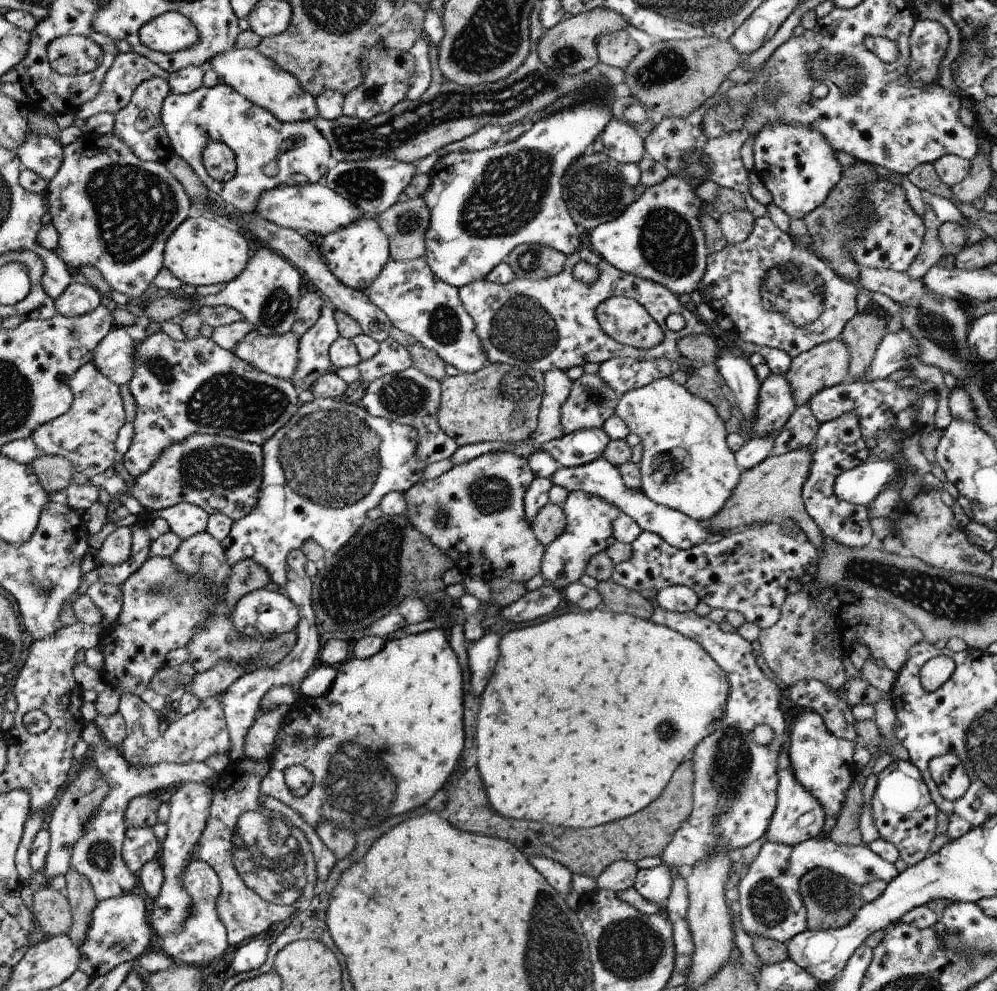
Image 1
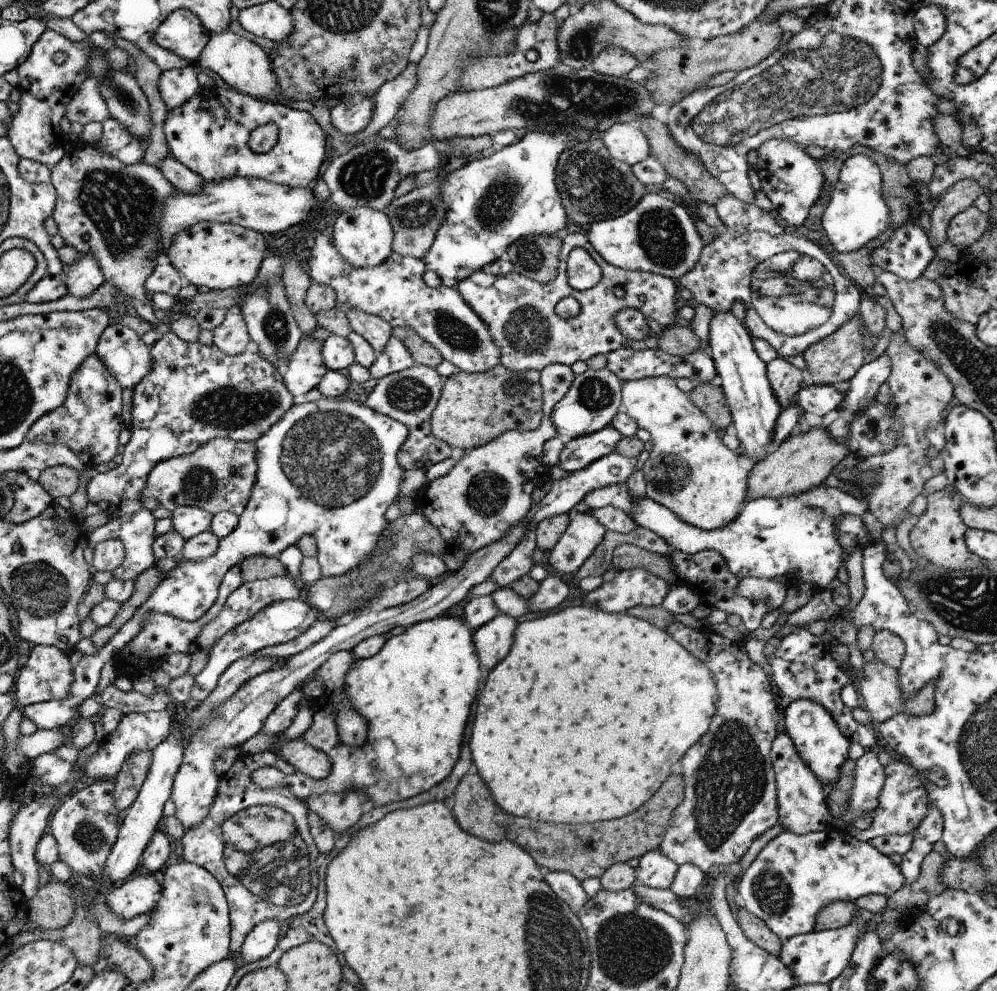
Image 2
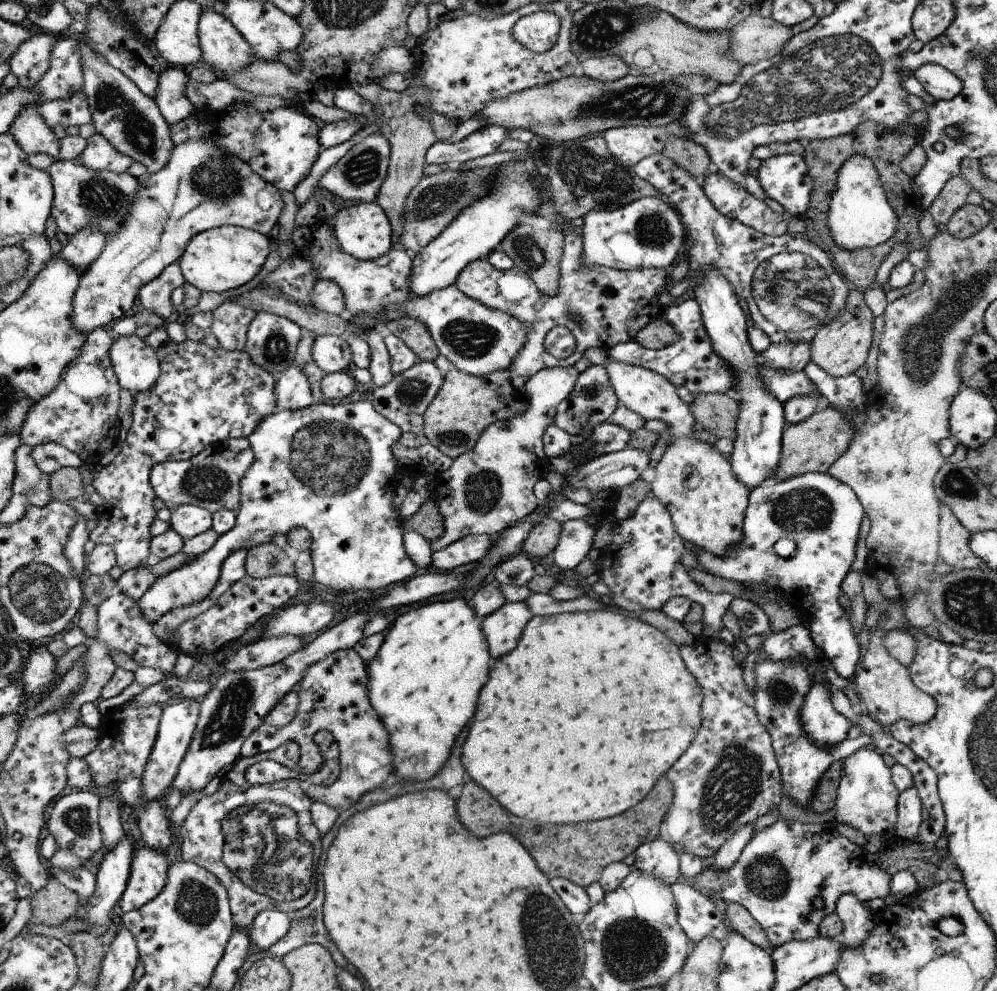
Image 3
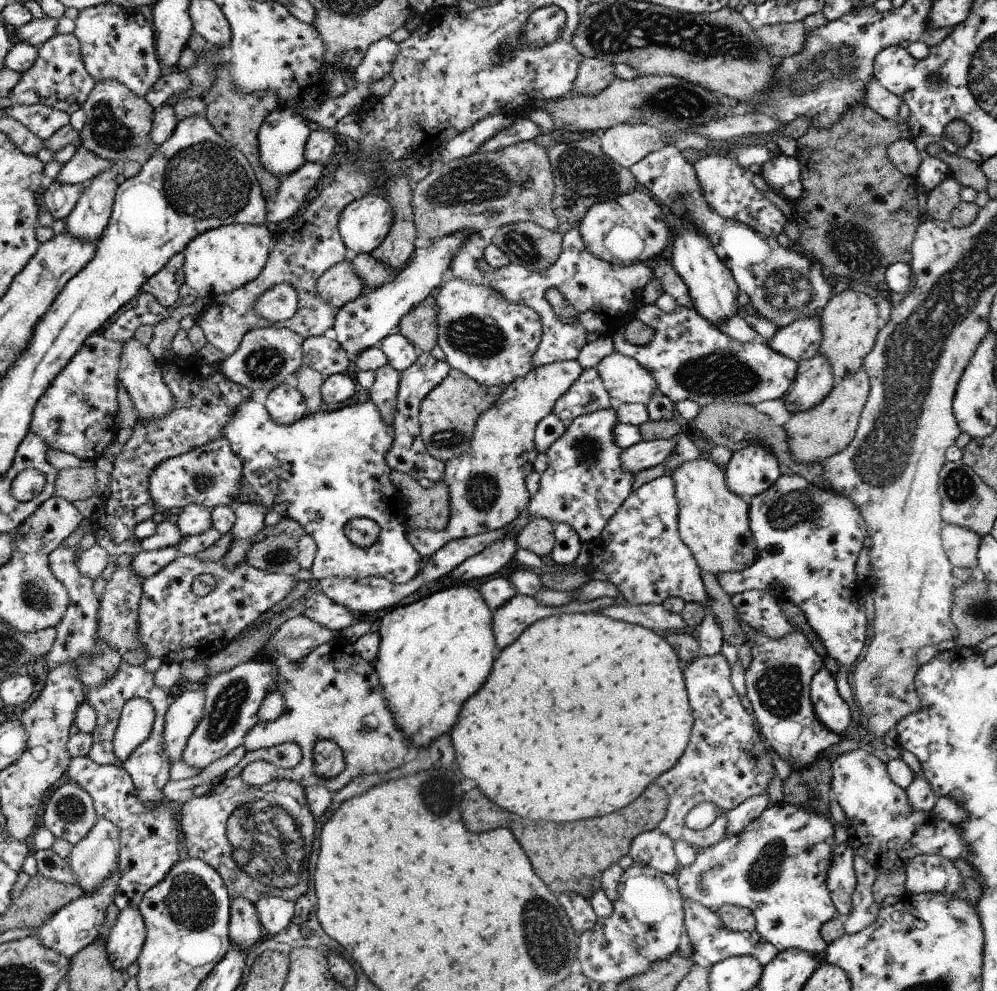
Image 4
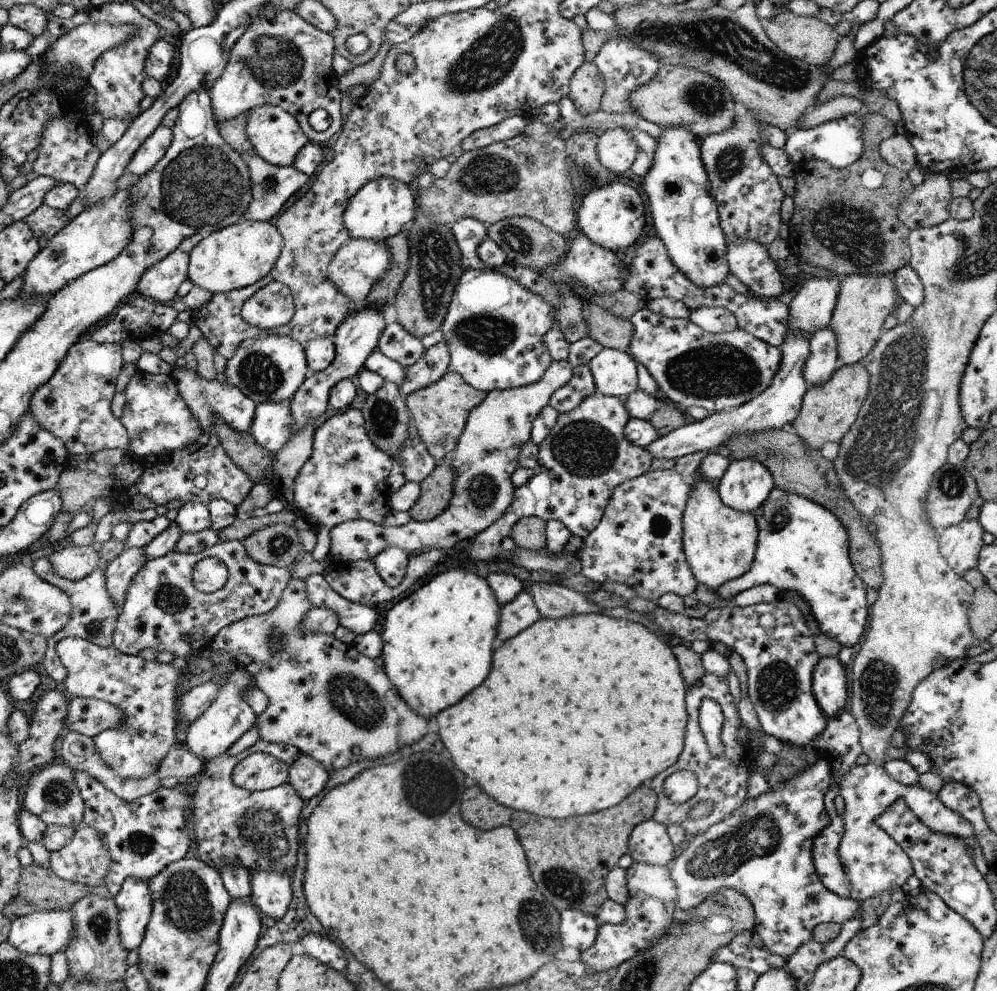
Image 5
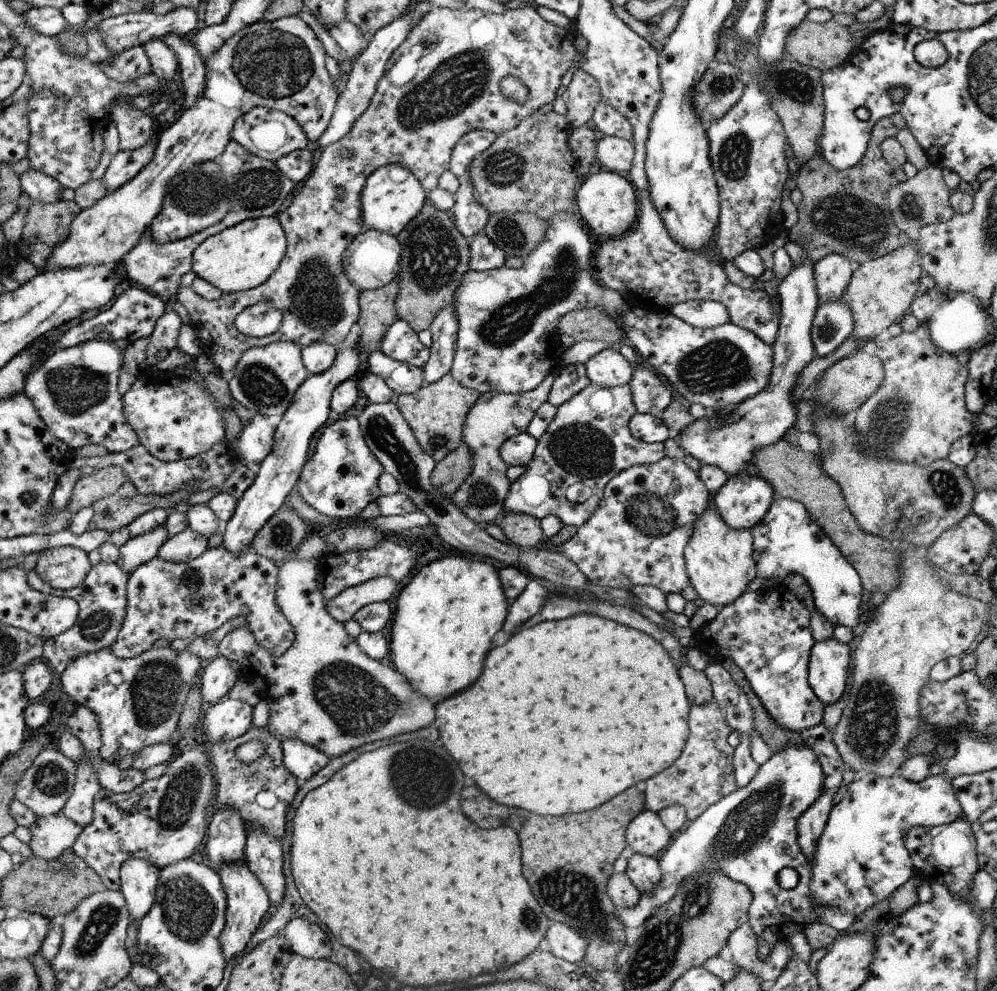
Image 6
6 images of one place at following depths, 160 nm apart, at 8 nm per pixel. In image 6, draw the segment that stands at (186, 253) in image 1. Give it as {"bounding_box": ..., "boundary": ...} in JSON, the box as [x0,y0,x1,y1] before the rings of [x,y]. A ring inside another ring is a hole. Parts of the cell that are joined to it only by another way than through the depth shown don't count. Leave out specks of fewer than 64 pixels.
{"bounding_box":[192,216,287,293],"boundary":[[[276,216],[246,219],[199,244],[192,253],[192,270],[198,278],[210,282],[223,293],[245,291],[266,282],[286,254],[287,238]]]}

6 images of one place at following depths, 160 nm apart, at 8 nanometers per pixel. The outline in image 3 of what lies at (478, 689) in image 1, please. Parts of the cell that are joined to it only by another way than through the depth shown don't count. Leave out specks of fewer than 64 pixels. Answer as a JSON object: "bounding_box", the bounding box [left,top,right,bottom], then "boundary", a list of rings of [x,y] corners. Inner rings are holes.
{"bounding_box":[482,602,534,658],"boundary":[[[506,602],[495,613],[483,618],[482,629],[492,653],[492,658],[511,653],[519,644],[523,630],[534,615],[526,602]]]}

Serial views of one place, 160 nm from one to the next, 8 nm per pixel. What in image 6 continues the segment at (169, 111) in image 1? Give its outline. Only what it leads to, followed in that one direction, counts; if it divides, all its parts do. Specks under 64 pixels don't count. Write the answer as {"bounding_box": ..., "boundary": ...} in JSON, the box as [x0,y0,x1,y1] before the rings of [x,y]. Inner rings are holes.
{"bounding_box":[231,107,312,161],"boundary":[[[256,107],[249,110],[235,122],[231,138],[240,143],[247,151],[269,161],[278,161],[295,150],[302,150],[312,146],[306,131],[300,122],[292,115],[268,107]]]}

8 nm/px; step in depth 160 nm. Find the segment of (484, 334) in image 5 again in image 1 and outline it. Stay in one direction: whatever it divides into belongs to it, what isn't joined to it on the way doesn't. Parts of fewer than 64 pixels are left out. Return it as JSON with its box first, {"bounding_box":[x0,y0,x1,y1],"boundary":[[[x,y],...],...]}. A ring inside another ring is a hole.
{"bounding_box":[364,256,489,373],"boundary":[[[424,256],[411,261],[391,259],[384,265],[376,280],[364,292],[378,308],[381,308],[388,315],[394,327],[419,339],[428,350],[436,351],[436,354],[439,354],[444,362],[452,364],[461,373],[478,372],[489,363],[482,340],[476,332],[476,322],[468,314],[459,297],[459,288],[444,282],[443,279],[434,274],[431,265]]]}

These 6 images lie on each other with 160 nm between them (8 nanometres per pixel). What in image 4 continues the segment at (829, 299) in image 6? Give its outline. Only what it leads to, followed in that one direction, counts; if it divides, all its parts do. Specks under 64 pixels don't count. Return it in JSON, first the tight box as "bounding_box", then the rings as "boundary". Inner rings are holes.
{"bounding_box":[765,316,822,362],"boundary":[[[822,316],[798,319],[778,329],[765,343],[794,362],[810,360],[819,354]]]}

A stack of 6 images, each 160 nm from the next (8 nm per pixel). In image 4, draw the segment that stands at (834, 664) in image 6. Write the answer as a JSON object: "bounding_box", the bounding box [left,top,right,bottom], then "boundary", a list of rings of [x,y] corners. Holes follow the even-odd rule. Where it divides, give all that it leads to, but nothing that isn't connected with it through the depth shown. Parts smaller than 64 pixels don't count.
{"bounding_box":[811,668,852,735],"boundary":[[[826,668],[819,670],[811,682],[811,701],[816,718],[837,735],[851,726],[852,715],[844,696],[838,692],[837,680]]]}

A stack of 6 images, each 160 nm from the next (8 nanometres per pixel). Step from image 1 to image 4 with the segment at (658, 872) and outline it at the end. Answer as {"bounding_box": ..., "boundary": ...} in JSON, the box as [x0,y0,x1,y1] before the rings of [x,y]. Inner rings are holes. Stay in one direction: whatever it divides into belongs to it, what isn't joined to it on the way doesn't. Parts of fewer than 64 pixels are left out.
{"bounding_box":[630,828,680,875],"boundary":[[[658,828],[639,835],[640,838],[635,838],[630,846],[634,864],[675,875],[680,867],[673,849],[675,842]]]}

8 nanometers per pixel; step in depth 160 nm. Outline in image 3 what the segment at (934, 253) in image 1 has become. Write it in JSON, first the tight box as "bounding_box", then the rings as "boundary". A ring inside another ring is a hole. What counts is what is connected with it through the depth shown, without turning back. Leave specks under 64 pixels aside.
{"bounding_box":[928,174,972,224],"boundary":[[[962,174],[949,178],[928,208],[935,222],[947,224],[950,217],[967,203],[970,191],[972,187]]]}

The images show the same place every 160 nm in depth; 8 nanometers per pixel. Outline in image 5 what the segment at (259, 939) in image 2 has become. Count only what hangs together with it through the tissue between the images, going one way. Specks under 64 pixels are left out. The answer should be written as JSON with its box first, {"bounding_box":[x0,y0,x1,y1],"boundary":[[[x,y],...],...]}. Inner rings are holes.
{"bounding_box":[249,863,292,920],"boundary":[[[264,863],[249,876],[251,898],[257,903],[264,916],[272,920],[280,920],[288,911],[292,900],[290,878],[284,873],[268,872],[263,865]]]}

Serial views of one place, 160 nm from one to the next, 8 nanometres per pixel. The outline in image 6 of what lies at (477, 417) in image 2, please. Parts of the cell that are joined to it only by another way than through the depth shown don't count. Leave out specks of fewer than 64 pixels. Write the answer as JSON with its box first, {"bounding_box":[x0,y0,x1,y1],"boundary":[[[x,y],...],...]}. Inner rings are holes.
{"bounding_box":[395,374,482,463],"boundary":[[[447,374],[439,381],[424,384],[415,393],[397,396],[395,403],[408,421],[424,452],[437,463],[448,453],[459,448],[462,442],[462,424],[466,424],[464,416],[474,408],[480,396],[482,394],[479,391],[465,387],[453,374]]]}

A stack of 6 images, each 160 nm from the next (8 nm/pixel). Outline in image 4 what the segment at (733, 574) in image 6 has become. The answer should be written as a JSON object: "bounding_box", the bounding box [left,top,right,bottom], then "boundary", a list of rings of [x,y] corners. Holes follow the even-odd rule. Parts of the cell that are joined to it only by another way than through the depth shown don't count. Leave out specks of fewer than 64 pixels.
{"bounding_box":[673,456,757,576],"boundary":[[[700,456],[682,463],[673,470],[676,478],[675,497],[680,498],[680,530],[688,542],[699,567],[717,576],[718,573],[746,570],[757,557],[757,546],[748,524],[748,504],[726,486],[727,474],[720,464]]]}

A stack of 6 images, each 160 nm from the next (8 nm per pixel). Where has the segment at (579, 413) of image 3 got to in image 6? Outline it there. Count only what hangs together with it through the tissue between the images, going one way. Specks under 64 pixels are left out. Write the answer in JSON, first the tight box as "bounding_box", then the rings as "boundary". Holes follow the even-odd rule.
{"bounding_box":[547,363,591,408],"boundary":[[[578,363],[562,367],[559,375],[555,378],[547,401],[558,408],[591,383],[585,364]]]}

